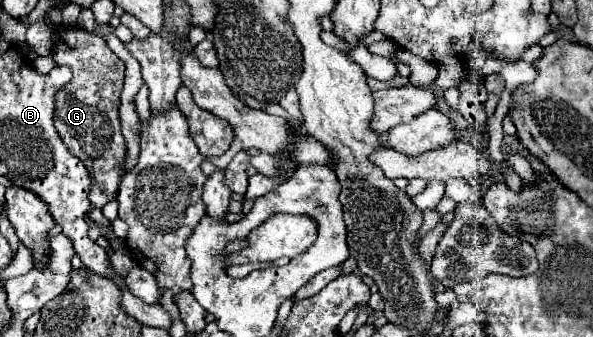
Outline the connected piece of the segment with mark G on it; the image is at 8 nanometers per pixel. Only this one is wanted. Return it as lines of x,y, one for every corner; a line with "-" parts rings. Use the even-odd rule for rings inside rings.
58,26
54,30
52,60
56,66
68,66
72,70
70,84
56,92
54,126
66,144
66,148
82,160
92,178
90,202
94,208
102,208
116,198
122,162
126,156
126,144
120,134
120,92
124,82
124,62
108,48
102,36
88,32
80,26

